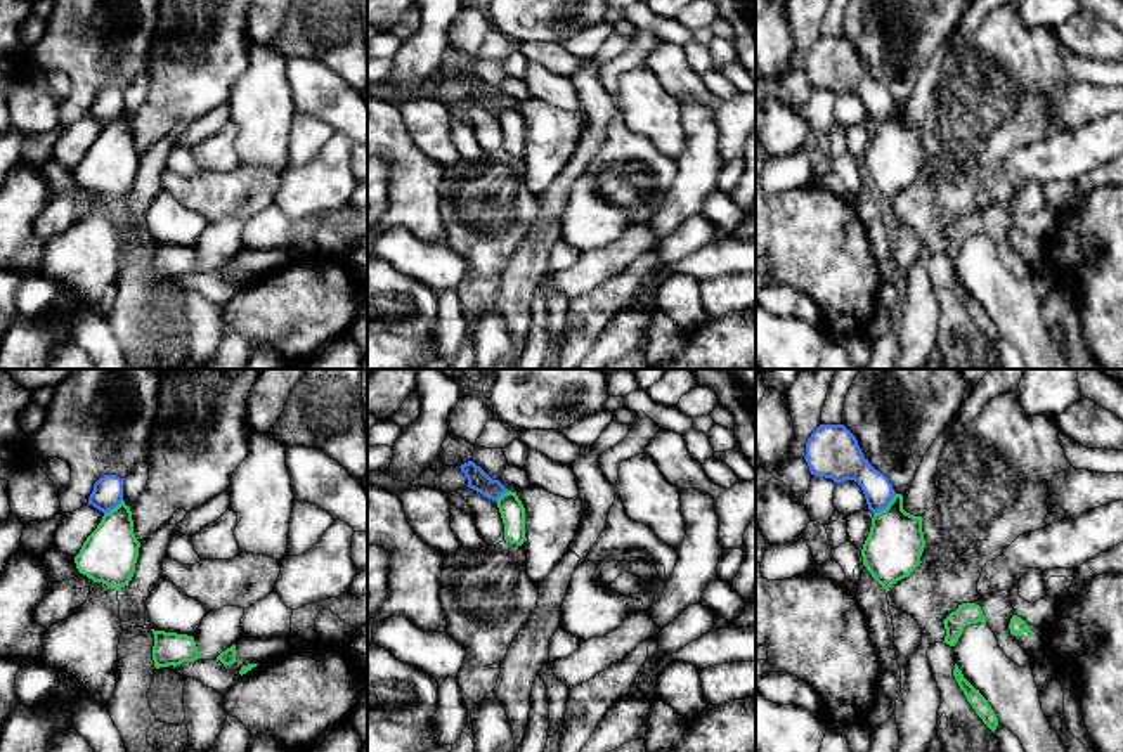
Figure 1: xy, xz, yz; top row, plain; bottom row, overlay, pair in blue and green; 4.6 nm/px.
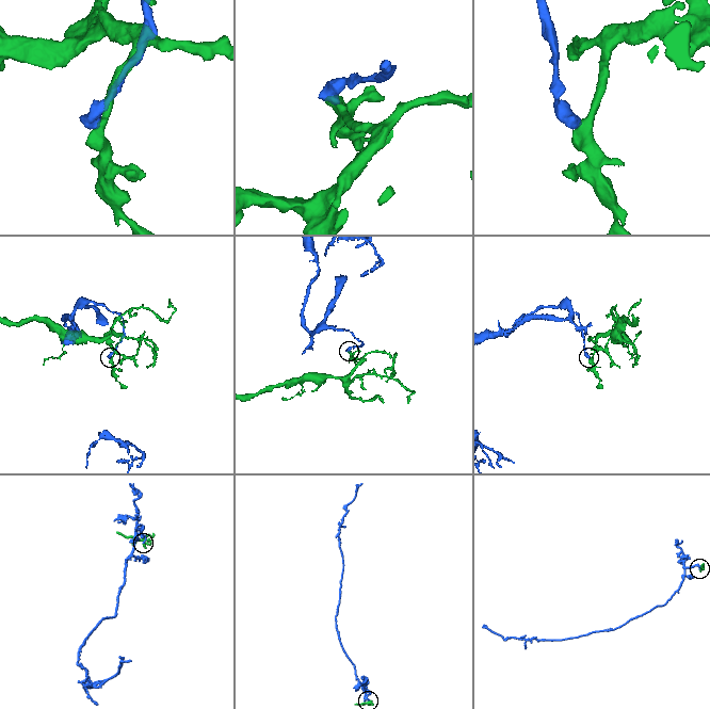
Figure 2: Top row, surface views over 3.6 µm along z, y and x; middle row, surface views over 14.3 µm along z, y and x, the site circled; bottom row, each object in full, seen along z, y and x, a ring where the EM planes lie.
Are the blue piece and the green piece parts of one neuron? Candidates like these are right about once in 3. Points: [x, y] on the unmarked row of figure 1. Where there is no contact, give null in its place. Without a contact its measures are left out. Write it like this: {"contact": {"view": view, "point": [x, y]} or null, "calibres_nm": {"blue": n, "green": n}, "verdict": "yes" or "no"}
{"contact": {"view": "yz", "point": [886, 118]}, "calibres_nm": {"blue": 140, "green": 260}, "verdict": "no"}

